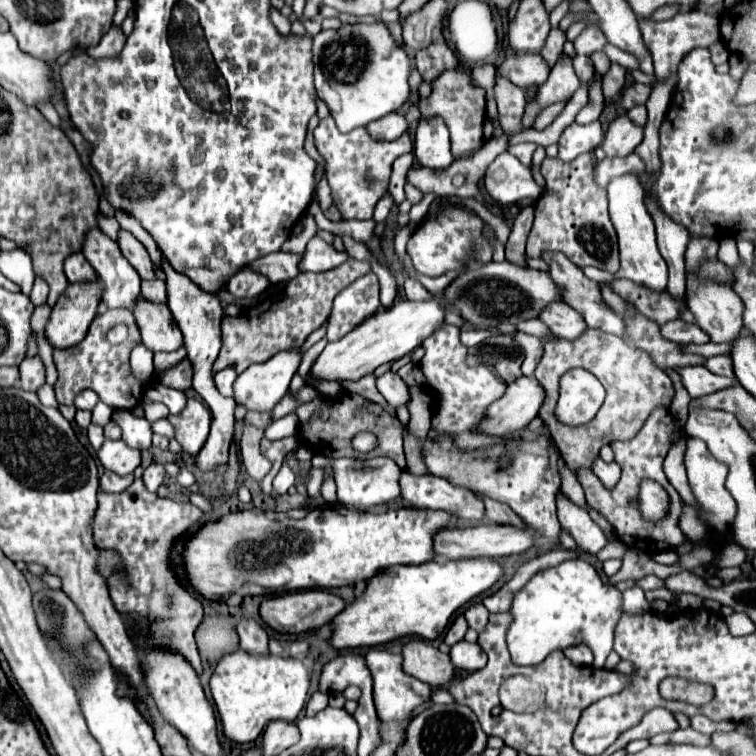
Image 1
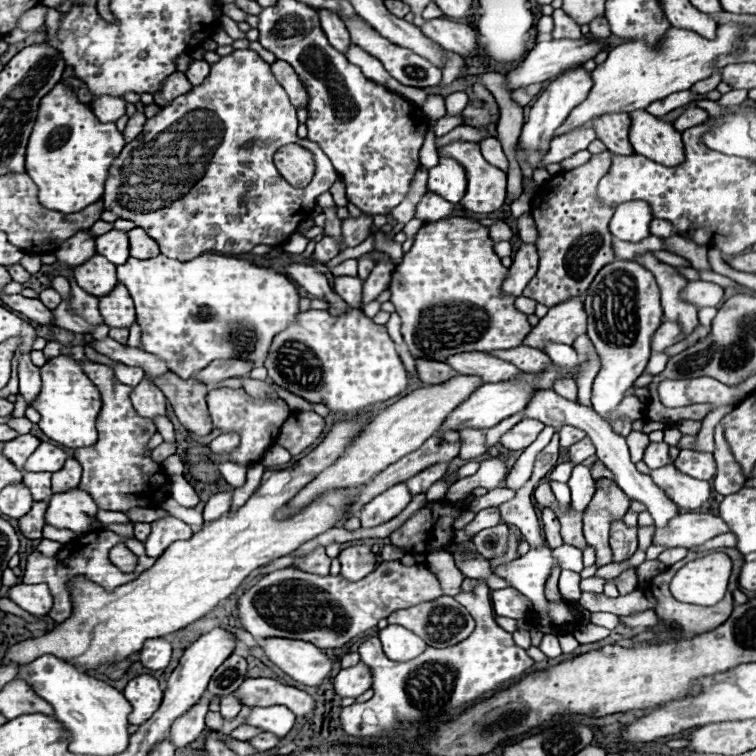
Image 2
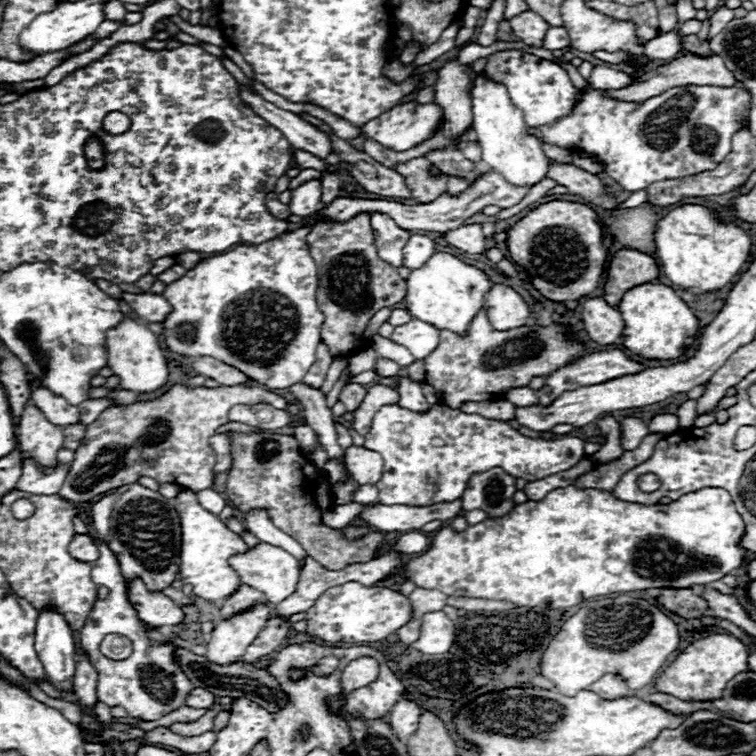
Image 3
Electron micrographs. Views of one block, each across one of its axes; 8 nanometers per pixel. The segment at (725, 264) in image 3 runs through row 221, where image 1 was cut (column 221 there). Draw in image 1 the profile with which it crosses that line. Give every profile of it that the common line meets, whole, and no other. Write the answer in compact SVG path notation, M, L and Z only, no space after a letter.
M242 650L224 656L210 678L210 690L222 718L224 734L234 742L244 744L254 742L274 720L294 722L306 706L310 676L312 668L294 656L248 654Z

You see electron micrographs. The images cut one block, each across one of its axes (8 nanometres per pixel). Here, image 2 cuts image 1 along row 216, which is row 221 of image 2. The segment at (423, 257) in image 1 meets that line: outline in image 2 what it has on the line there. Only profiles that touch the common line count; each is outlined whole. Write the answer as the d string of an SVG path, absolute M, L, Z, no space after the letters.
M472 218L424 222L414 246L392 272L390 302L402 318L402 336L414 358L446 362L454 354L518 348L532 330L528 316L518 312L514 296L502 294L508 268L494 252L488 226Z

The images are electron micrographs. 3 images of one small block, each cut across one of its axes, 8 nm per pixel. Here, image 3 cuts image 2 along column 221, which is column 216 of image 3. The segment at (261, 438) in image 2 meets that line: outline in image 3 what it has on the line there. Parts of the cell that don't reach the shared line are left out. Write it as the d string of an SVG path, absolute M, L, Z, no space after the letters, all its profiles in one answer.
M174 384L166 394L162 394L156 400L148 402L134 402L130 406L110 406L104 410L98 420L86 426L86 436L78 450L74 452L72 468L64 480L64 486L60 488L58 496L62 500L68 500L72 504L90 502L92 498L104 494L106 490L114 490L124 484L136 482L140 476L150 476L154 480L162 482L174 482L180 486L186 486L190 490L204 490L212 488L216 474L216 454L210 448L210 436L228 422L228 412L236 404L272 404L274 408L286 408L286 400L270 390L264 390L260 386L242 386L242 388L188 388L184 384Z

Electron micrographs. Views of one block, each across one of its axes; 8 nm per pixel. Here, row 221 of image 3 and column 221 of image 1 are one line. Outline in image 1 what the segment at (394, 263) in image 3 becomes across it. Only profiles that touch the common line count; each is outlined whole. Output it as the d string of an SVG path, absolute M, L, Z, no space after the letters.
M226 368L226 370L220 370L216 372L214 376L214 382L216 382L216 388L224 394L224 396L232 396L234 394L234 380L238 378L238 374L232 370L232 368Z

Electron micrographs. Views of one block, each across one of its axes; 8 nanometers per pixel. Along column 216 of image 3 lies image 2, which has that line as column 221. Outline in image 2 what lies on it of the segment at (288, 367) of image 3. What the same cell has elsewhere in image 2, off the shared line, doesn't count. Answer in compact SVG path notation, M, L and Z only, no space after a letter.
M162 254L148 260L130 258L126 264L118 266L118 282L122 282L134 298L138 324L142 328L142 350L162 358L180 378L196 376L196 372L216 358L228 360L240 356L250 360L254 366L262 366L274 336L294 324L296 314L300 312L300 294L290 278L250 260L222 254L202 254L188 262L166 258Z

